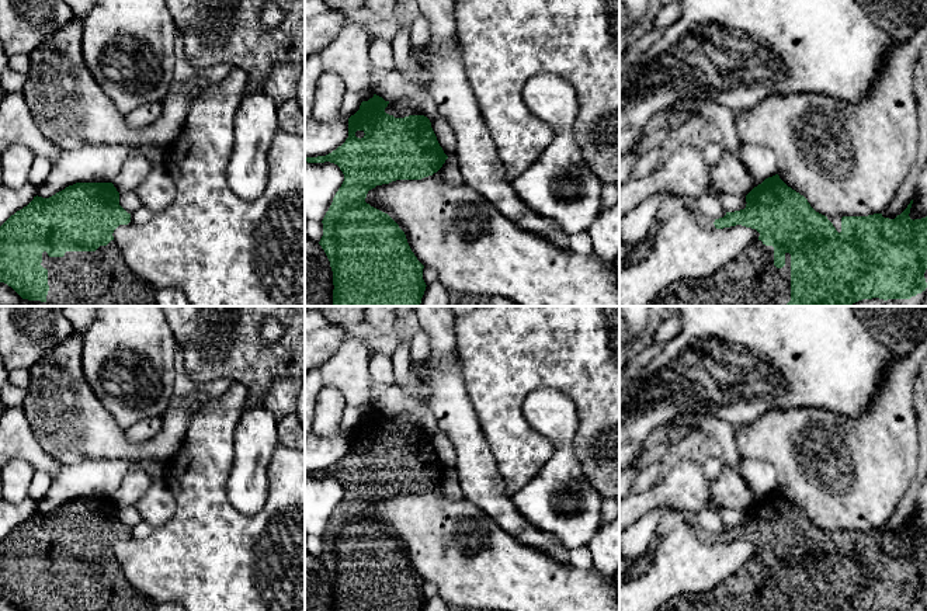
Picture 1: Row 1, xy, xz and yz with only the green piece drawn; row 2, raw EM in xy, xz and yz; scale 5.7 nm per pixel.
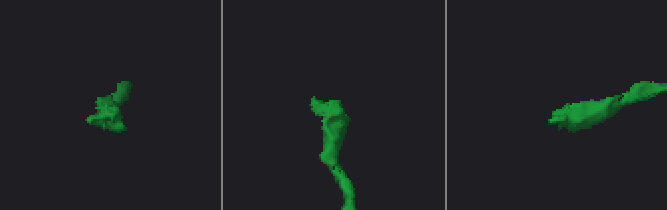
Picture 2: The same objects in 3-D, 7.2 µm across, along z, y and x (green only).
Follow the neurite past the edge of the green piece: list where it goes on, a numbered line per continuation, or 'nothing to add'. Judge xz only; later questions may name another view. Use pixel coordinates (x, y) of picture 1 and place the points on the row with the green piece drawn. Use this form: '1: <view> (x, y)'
nothing to add

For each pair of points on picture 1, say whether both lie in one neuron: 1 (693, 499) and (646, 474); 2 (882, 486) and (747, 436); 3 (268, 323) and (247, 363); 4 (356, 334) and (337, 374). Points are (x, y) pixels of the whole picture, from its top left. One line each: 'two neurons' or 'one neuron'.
1: two neurons
2: one neuron
3: two neurons
4: one neuron

